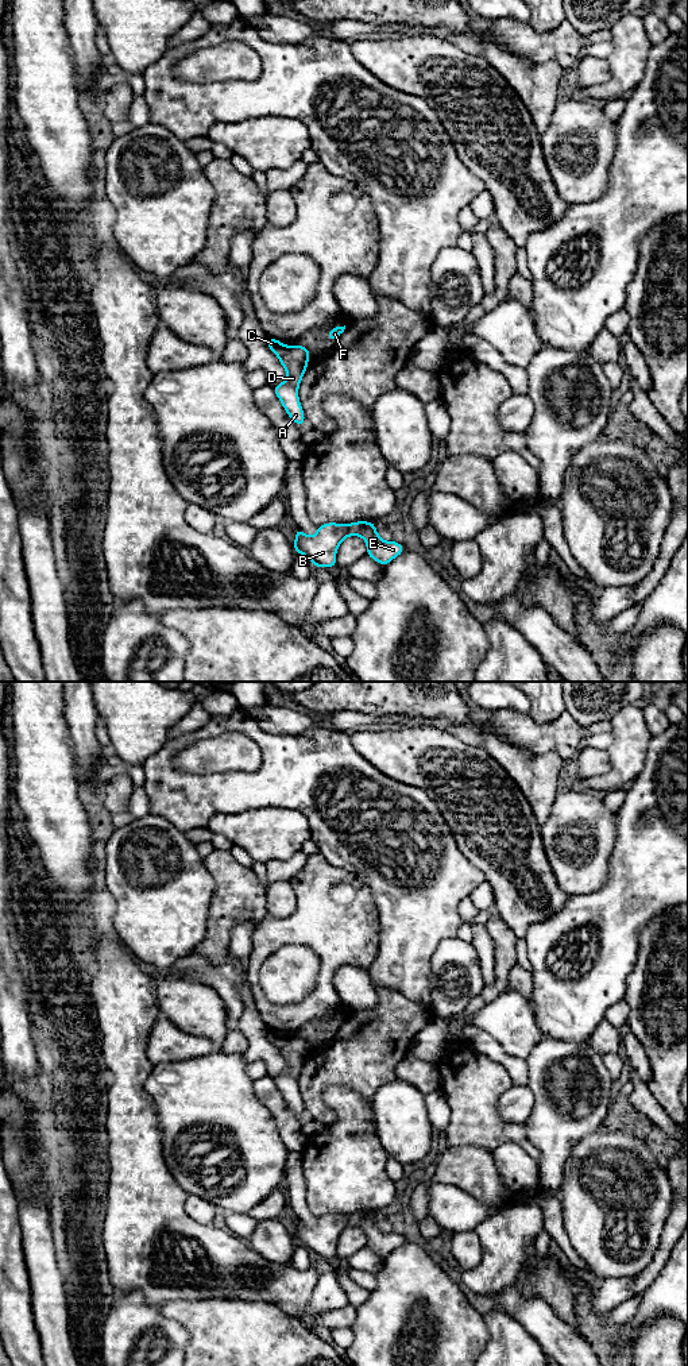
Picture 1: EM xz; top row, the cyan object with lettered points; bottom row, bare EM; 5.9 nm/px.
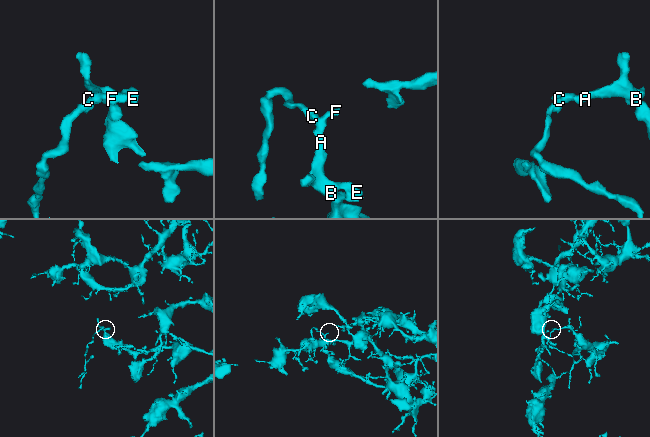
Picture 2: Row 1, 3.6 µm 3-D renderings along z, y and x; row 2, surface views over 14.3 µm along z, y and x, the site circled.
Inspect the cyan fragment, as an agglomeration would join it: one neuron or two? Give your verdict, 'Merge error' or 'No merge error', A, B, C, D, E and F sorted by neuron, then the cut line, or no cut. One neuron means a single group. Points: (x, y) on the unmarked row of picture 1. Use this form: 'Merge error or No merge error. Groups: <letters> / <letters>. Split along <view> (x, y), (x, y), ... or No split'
Merge error. Groups: A B D E F / C. Split along xz (289, 1038), (279, 1049)

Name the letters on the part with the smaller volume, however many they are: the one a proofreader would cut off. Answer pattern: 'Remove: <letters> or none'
Remove: C

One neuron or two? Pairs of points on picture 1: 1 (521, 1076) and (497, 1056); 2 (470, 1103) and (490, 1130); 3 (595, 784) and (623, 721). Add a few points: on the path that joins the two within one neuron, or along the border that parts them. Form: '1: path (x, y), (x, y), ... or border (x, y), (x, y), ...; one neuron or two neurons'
1: path (516, 1071), (502, 1058); one neuron
2: path (474, 1110), (474, 1114), (483, 1123); one neuron
3: path (613, 774), (623, 763), (623, 739); one neuron

